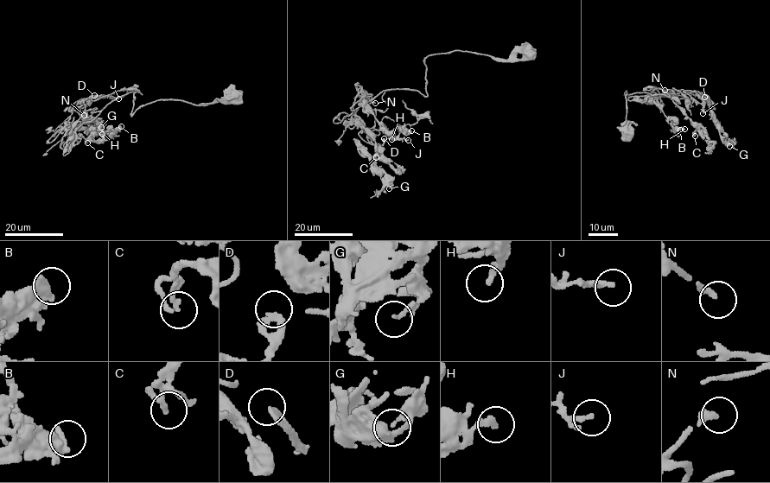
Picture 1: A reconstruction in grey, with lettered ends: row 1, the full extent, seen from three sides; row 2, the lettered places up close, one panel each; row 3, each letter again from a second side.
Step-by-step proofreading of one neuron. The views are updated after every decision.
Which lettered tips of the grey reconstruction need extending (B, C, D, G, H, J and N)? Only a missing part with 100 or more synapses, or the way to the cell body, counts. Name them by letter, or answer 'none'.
N

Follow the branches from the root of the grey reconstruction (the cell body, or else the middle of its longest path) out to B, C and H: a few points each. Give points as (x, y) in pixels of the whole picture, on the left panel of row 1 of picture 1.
B: (237, 97), (197, 104), (157, 100), (132, 114), (132, 92), (78, 128), (74, 140), (107, 140), (121, 126)
C: (237, 97), (157, 100), (132, 114), (136, 92), (127, 92), (65, 128), (93, 130), (87, 142)
H: (237, 97), (197, 104), (157, 100), (132, 114), (132, 92), (73, 134), (74, 140), (92, 141), (102, 134)

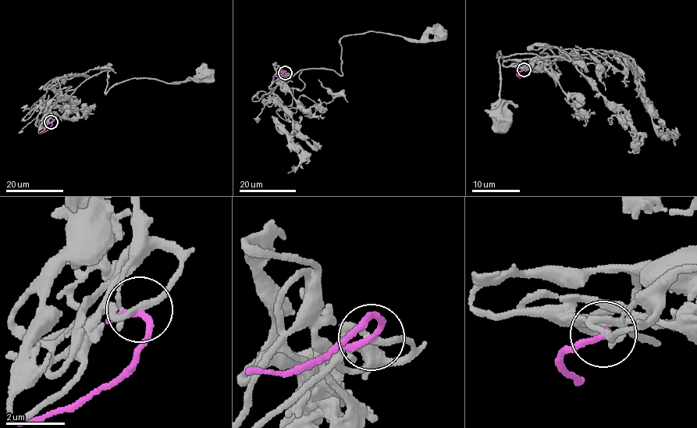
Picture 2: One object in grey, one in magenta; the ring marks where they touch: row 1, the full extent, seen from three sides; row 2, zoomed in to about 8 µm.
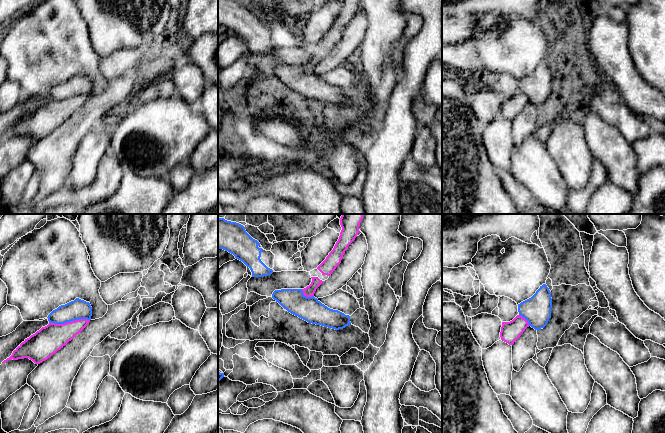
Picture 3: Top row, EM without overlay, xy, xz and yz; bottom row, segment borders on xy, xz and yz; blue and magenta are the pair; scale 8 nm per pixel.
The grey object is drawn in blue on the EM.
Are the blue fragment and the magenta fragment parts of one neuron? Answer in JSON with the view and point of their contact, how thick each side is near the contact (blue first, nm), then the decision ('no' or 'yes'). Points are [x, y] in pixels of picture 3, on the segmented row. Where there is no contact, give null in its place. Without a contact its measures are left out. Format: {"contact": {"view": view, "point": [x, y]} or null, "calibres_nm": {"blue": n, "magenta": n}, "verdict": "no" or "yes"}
{"contact": {"view": "xy", "point": [69, 321]}, "calibres_nm": {"blue": 160, "magenta": 220}, "verdict": "yes"}

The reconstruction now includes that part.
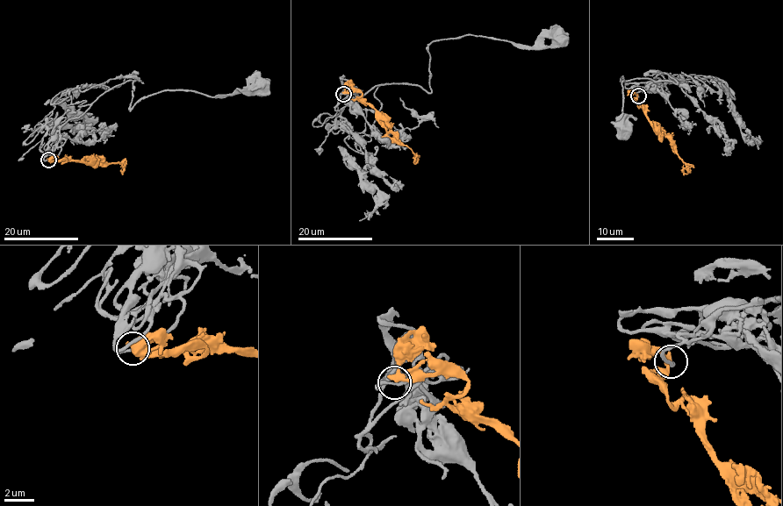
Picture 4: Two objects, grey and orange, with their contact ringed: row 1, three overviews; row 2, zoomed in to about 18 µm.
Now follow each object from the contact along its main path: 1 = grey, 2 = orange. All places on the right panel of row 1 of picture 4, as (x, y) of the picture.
1: (638, 96), (660, 81), (657, 75), (665, 74), (677, 82), (622, 76), (621, 111), (629, 125), (624, 131)
2: (638, 96), (637, 106), (690, 167), (687, 173)

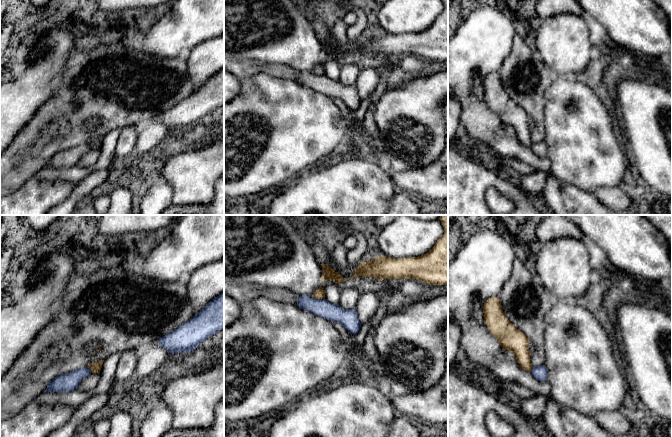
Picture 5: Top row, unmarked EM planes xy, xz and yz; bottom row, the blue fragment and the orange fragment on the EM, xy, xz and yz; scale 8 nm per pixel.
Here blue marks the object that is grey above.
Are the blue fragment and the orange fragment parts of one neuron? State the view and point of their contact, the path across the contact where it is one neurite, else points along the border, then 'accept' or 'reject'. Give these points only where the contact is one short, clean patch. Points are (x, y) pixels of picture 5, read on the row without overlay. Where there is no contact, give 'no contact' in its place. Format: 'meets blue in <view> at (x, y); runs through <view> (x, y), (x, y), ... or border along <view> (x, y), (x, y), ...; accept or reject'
meets blue in xz at (317, 75); runs through xz (323, 84), (317, 75), (319, 70); accept

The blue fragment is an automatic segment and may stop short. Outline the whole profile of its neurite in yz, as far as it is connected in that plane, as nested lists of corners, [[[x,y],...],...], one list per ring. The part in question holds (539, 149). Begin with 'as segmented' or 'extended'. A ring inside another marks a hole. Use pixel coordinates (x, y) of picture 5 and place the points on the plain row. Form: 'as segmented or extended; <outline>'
extended; [[[498,73],[487,75],[483,82],[484,98],[488,107],[497,115],[499,121],[511,127],[520,143],[530,148],[538,157],[547,156],[545,141],[533,142],[530,137],[529,116],[504,91],[501,77]]]

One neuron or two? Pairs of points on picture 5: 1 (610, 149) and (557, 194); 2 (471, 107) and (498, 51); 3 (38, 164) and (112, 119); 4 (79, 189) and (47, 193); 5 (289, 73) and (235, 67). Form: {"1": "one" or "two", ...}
{"1": "two", "2": "one", "3": "one", "4": "two", "5": "one"}

